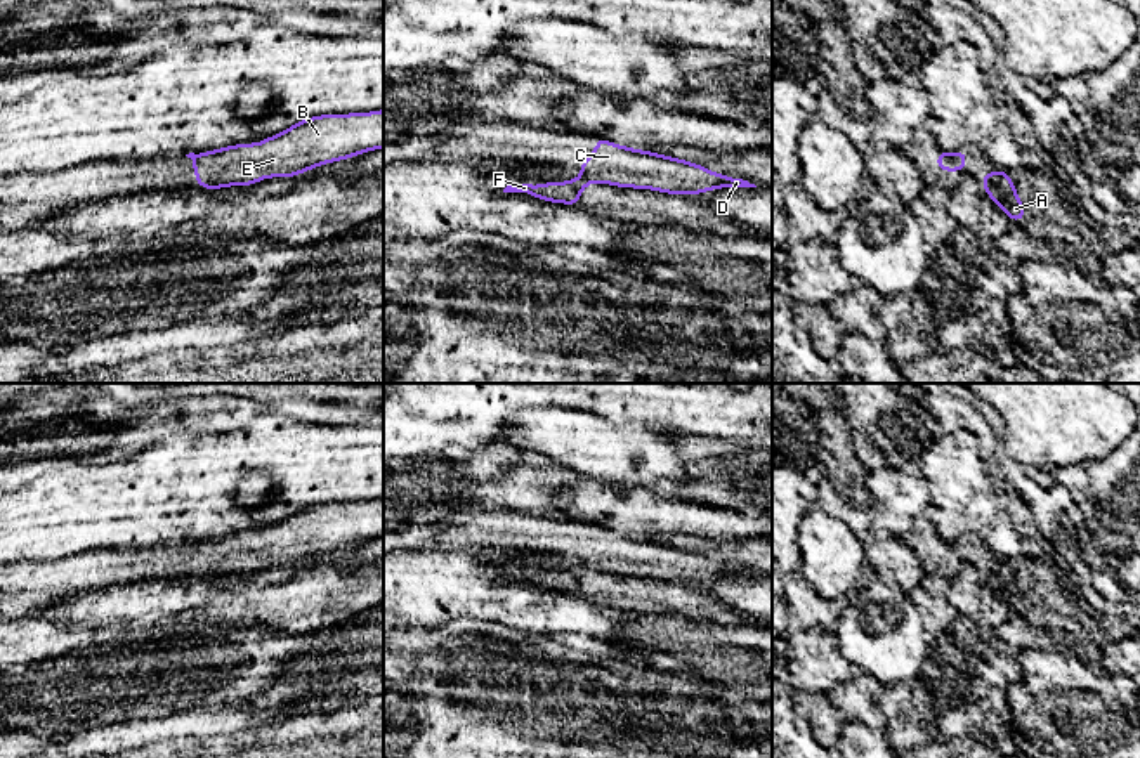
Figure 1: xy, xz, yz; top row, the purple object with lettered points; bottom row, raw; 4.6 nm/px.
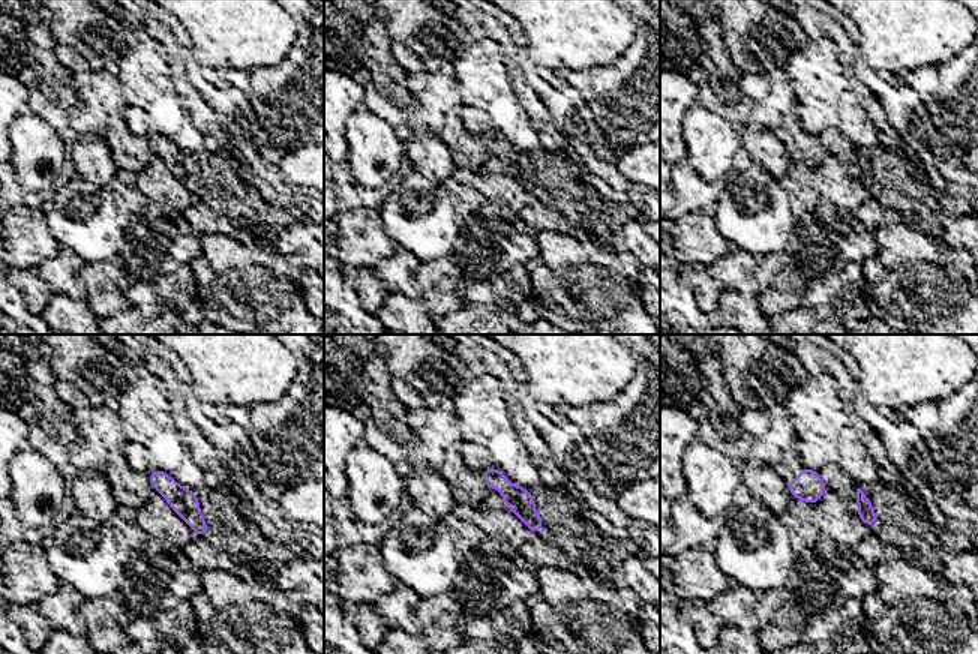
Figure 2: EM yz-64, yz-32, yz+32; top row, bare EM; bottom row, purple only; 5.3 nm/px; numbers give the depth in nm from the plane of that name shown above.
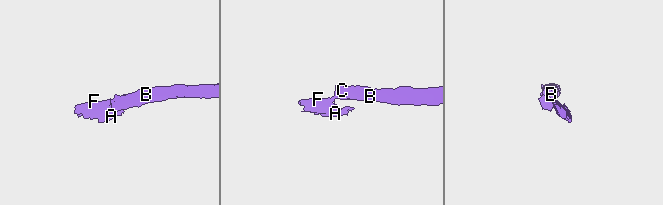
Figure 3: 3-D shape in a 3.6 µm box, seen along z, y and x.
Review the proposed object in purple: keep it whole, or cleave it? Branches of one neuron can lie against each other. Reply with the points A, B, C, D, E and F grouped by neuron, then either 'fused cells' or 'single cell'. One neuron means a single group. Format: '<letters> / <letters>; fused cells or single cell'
A F / B C D E; fused cells

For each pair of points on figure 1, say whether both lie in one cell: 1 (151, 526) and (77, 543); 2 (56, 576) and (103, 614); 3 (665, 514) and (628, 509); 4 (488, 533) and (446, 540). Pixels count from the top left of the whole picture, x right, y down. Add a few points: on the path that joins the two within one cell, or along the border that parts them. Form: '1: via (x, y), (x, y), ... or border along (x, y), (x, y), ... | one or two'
1: via (132, 533), (106, 533), (96, 540) | one
2: border along (117, 585), (75, 594), (61, 601), (49, 618) | two
3: via (656, 514), (637, 510) | one
4: via (478, 536), (457, 538) | one

